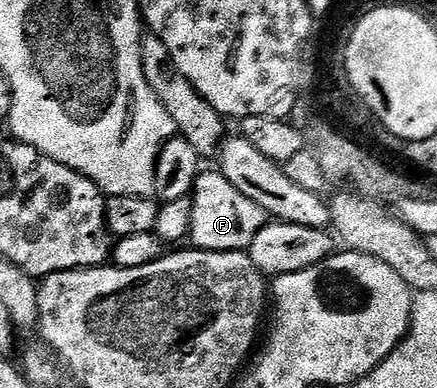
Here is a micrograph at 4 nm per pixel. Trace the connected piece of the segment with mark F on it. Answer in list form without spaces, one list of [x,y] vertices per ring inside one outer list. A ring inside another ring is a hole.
[[[219,170],[202,171],[194,183],[191,193],[193,210],[191,212],[191,230],[188,239],[194,249],[203,252],[240,252],[248,249],[249,243],[263,230],[267,223],[267,213],[263,206],[251,202],[247,194],[239,194],[231,182]]]

